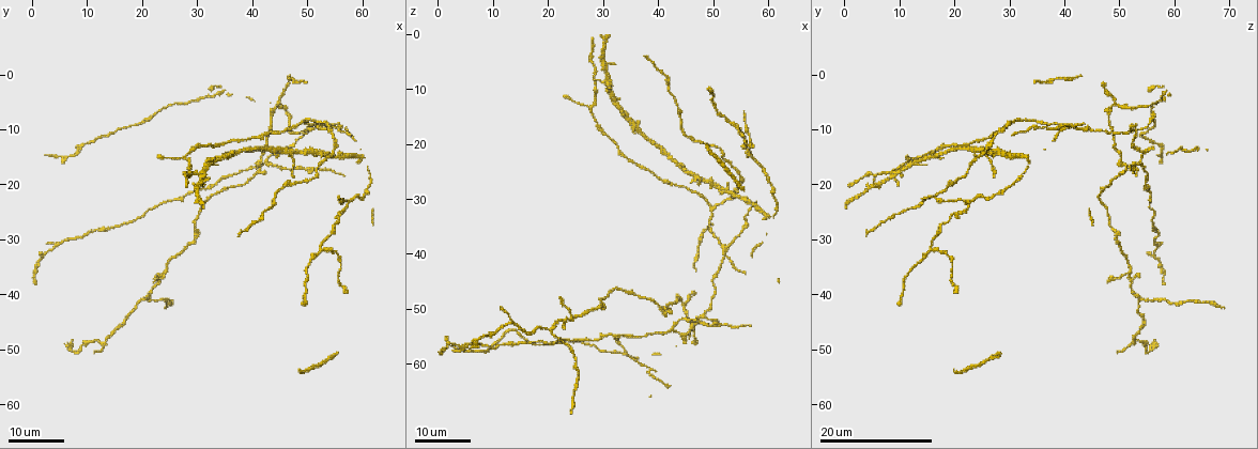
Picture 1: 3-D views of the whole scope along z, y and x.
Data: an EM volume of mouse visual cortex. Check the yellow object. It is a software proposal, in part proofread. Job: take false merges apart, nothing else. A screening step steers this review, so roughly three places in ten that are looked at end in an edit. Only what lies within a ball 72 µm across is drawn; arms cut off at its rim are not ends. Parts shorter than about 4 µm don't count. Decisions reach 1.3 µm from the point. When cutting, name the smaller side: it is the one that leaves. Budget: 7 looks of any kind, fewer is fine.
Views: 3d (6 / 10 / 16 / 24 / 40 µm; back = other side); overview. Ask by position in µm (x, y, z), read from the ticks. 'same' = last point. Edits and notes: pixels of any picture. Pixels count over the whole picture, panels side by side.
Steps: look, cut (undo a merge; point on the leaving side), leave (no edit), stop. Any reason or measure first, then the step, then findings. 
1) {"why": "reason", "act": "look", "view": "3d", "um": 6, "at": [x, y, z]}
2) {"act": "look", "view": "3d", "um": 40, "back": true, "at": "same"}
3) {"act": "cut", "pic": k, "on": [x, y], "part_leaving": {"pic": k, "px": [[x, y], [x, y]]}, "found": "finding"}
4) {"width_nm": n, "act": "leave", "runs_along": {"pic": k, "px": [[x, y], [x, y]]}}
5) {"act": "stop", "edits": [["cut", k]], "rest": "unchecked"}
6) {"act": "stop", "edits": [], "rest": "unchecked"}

{"act": "look", "view": "3d", "um": 16, "at": [35.5, 12.0, 23.0]}

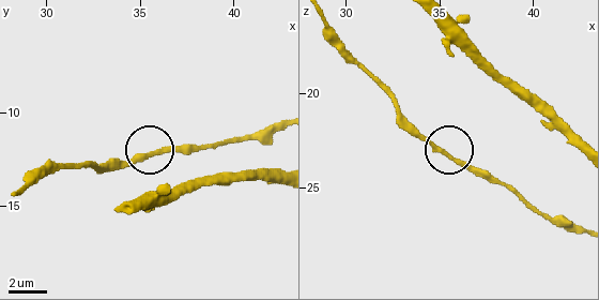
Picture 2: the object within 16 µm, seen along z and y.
{"act": "look", "view": "3d", "um": 10, "at": [35.6, 12.3, 23.2]}

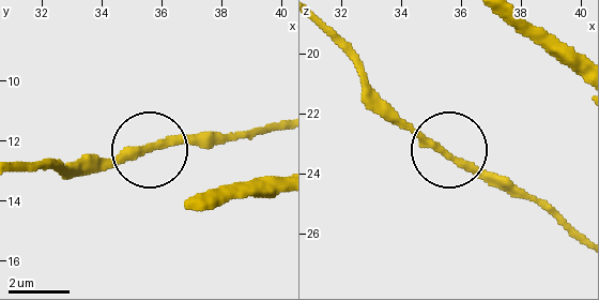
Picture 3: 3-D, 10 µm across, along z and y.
{"act": "leave", "runs_along": {"pic": 3, "px": [[448, 153], [472, 162], [507, 192]]}, "found": "one neuron here"}

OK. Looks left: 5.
{"why": "two arms in line, one across", "act": "look", "view": "3d", "um": 24, "at": [30.0, 18.0, 8.5]}

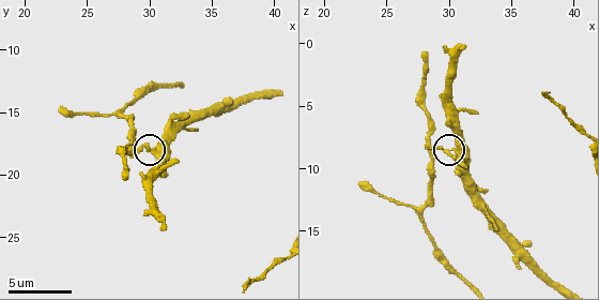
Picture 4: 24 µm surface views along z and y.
{"act": "look", "view": "3d", "um": 6, "at": [29.8, 17.6, 8.8]}

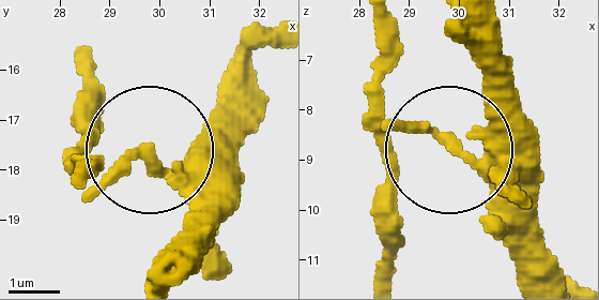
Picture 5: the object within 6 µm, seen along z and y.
{"act": "look", "view": "3d", "um": 6, "back": true, "at": [29.85, 17.75, 8.60]}

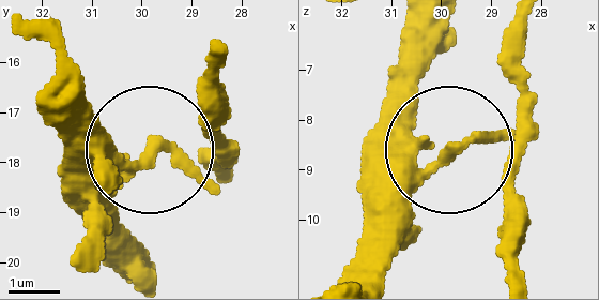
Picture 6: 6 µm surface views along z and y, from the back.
{"arms": 3, "act": "leave", "found": "all the same neuron"}

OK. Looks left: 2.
{"why": "three arms meet", "act": "look", "view": "3d", "um": 10, "at": [27.6, 15.2, 13.2]}

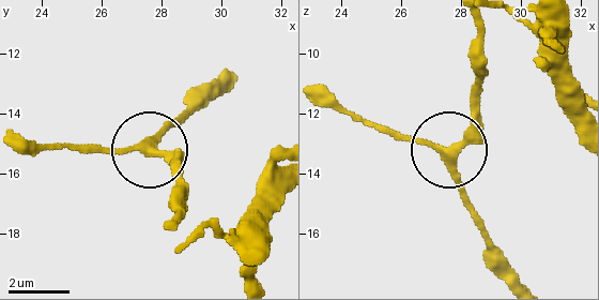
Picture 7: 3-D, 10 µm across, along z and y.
{"why": "closer look", "act": "look", "view": "3d", "um": 6, "at": [27.6, 15.2, 13.4]}

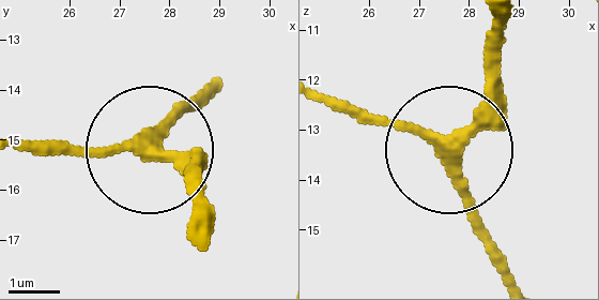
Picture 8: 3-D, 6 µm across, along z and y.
{"act": "leave", "runs_along": {"pic": 8, "px": [[212, 85], [148, 145], [24, 145]]}, "found": "all the same neuron"}

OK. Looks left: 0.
{"act": "stop", "edits": [], "rest": "unchecked"}

